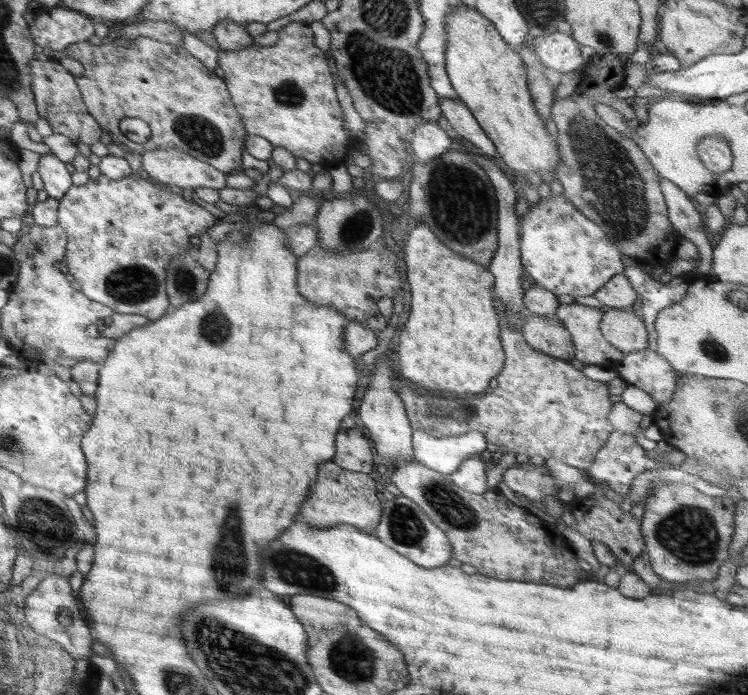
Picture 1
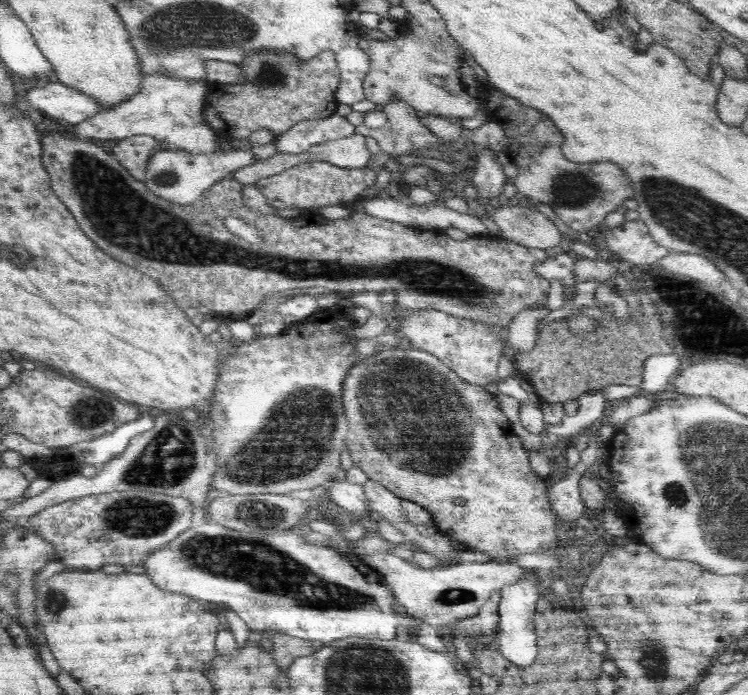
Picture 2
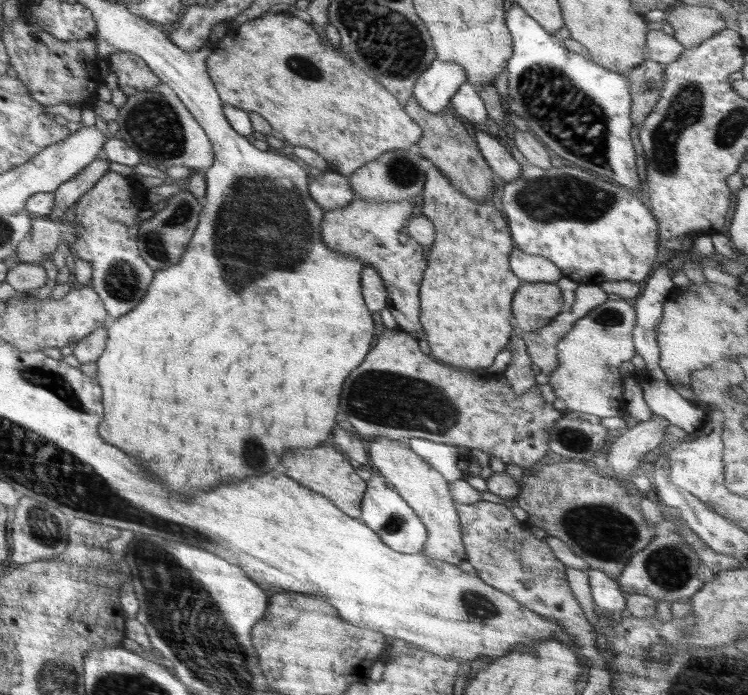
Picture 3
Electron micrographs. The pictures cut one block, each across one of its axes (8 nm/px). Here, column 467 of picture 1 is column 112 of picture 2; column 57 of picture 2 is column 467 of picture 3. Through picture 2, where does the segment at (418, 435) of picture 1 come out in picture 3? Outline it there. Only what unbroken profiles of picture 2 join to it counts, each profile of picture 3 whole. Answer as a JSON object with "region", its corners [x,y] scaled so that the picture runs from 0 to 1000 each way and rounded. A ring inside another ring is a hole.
{"region":[[[567,630],[543,633],[547,645],[600,694],[622,689],[627,683],[630,659],[626,645],[604,639],[588,639]]]}

